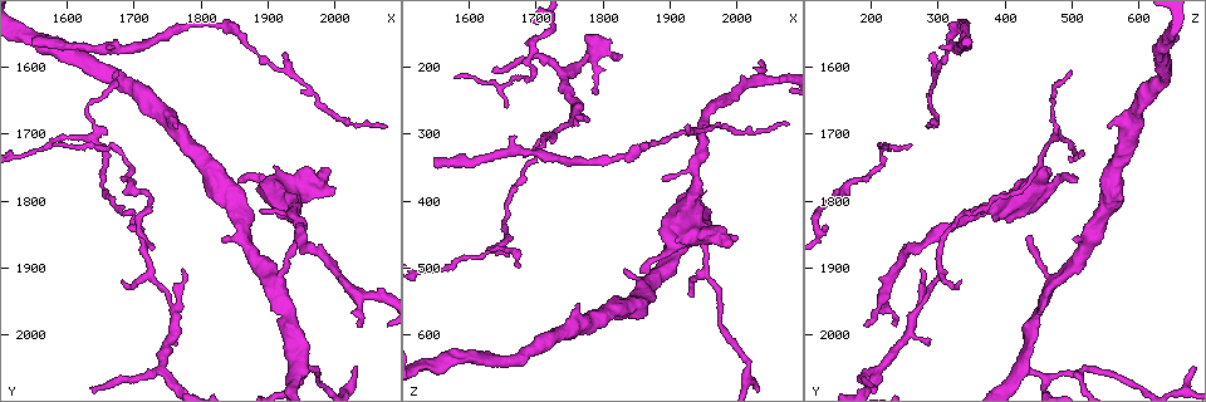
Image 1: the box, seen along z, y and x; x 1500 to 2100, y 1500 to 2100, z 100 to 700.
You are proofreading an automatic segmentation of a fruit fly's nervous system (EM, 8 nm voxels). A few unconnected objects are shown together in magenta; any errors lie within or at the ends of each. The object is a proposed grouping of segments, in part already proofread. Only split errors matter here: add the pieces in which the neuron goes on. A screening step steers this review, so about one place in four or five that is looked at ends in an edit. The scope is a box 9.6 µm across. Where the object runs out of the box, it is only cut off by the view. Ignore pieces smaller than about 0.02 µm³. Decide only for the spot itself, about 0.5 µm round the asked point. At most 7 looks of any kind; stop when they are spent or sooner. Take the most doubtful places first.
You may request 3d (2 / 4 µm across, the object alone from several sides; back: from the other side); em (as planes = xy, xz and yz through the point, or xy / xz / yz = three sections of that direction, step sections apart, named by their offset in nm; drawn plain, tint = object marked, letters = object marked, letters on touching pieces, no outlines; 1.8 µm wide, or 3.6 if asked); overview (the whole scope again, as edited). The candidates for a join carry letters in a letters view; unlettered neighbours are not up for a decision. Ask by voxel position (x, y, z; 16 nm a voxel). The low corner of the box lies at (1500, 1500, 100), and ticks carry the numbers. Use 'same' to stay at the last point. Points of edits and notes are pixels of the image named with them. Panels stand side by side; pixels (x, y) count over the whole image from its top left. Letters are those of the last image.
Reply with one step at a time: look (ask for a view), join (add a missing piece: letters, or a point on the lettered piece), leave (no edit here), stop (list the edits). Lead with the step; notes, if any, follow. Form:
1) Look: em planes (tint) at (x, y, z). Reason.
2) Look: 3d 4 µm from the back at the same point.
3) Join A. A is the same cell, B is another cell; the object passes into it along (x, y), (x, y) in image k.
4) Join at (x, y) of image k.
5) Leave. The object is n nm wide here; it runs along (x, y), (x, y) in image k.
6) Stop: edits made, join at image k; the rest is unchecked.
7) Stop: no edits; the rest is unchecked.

Look: em planes (letters) at (1550, 1565, 340). Branch stops here.

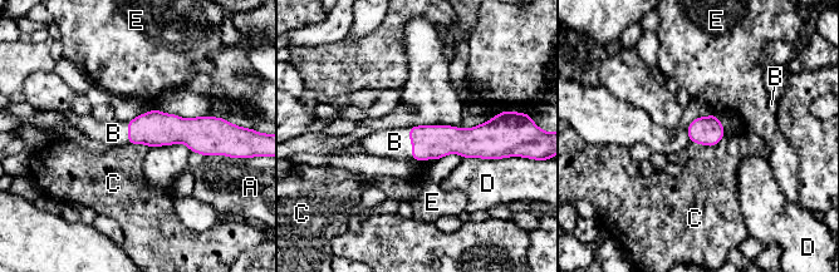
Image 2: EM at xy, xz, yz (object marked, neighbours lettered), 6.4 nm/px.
Join at (395, 142) of image 2. The longest contact is with D, 240 nm; B is the same cell, A, C, D and E are other cells; it goes on there.

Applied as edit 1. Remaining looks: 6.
Look: 3d 2 µm at (1775, 1900, 270). Tapers out.

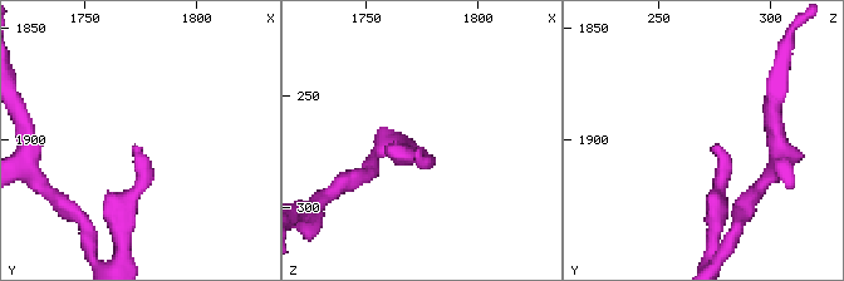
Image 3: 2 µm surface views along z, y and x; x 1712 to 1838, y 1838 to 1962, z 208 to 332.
Look: em xy step 16 (tint) at (1774, 1905, 274).

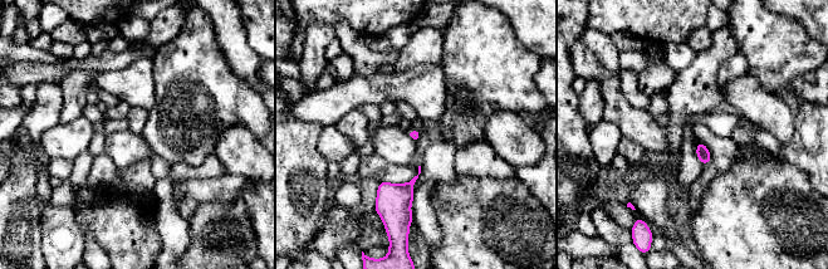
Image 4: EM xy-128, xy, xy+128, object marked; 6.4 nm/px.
Look: em planes (letters) at the same point. Another direction.

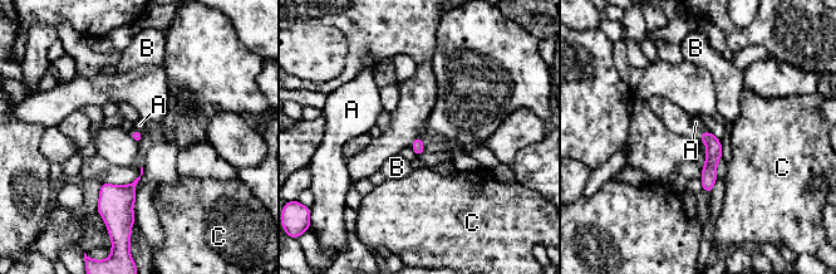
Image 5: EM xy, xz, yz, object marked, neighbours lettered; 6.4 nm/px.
Leave. A, B and C are other cells; it runs along (704, 135), (711, 141), (708, 187) in image 5; none of them fits.

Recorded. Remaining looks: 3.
Look: 3d 4 µm at (1890, 1815, 365). Free end.

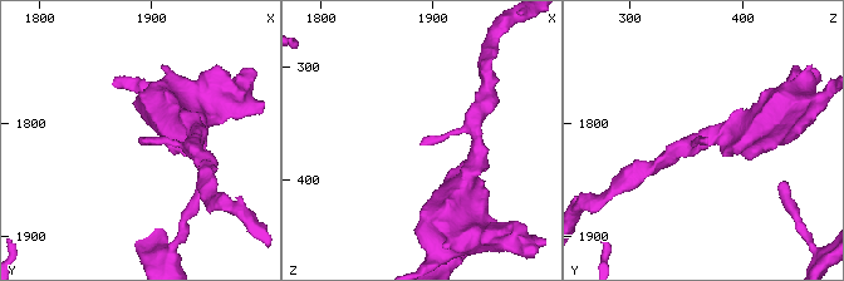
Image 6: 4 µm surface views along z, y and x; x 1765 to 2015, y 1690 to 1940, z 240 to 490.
Look: em xz step 4 (tint) at (1890, 1816, 368).

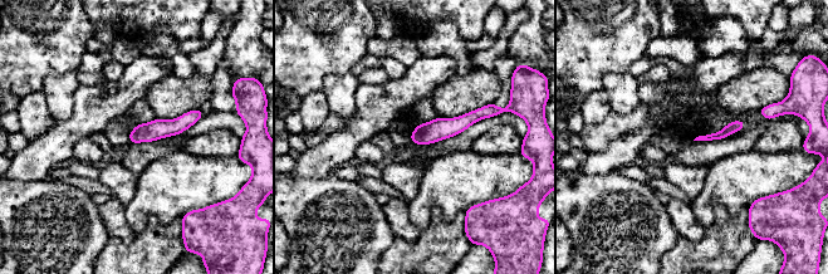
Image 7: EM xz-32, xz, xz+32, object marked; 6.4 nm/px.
Look: em xy step 8 (letters) at the same point. Another direction.

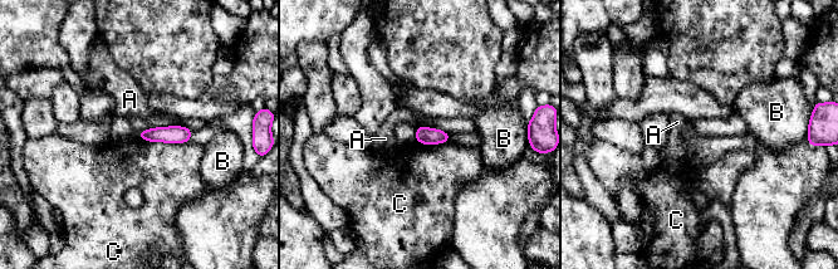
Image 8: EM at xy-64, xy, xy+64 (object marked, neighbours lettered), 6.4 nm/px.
Leave. A, B and C are other cells; a border runs along (137, 135), (150, 141), (190, 141) in image 8; none of them fits.

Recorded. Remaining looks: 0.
Stop: edits made, join at image 2; the rest is unchecked.

